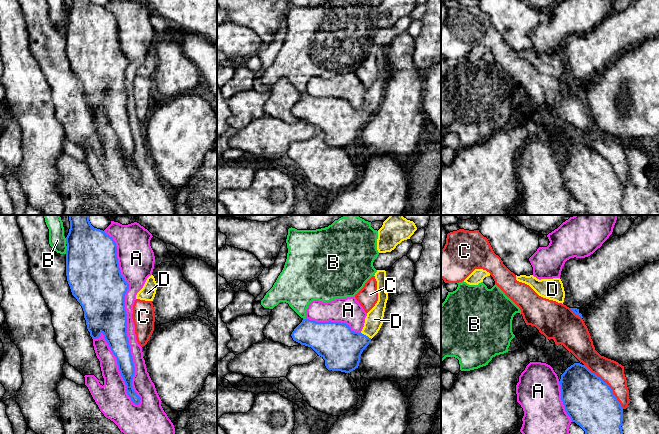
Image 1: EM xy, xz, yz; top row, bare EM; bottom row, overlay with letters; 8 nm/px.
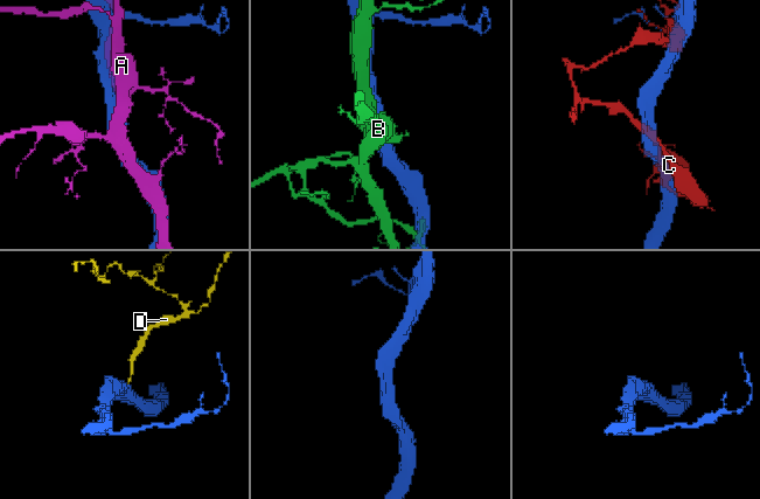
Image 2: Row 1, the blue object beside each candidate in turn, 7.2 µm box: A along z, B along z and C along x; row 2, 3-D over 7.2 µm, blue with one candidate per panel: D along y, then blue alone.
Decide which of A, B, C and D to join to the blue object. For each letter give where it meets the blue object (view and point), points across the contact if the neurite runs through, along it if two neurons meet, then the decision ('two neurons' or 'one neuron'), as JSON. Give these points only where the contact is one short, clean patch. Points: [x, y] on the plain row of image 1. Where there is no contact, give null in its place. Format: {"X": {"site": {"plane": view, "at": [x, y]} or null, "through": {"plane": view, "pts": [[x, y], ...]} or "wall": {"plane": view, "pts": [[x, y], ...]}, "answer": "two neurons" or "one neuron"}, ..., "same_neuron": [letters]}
{"A": {"site": {"plane": "xy", "at": [126, 93]}, "answer": "two neurons"}, "B": {"site": {"plane": "xy", "at": [66, 26]}, "answer": "two neurons"}, "C": {"site": {"plane": "yz", "at": [608, 161]}, "answer": "two neurons"}, "D": {"site": {"plane": "xz", "at": [365, 111]}, "through": {"plane": "xz", "pts": [[341, 124], [358, 118], [365, 111], [371, 104], [374, 95]]}, "answer": "one neuron"}, "same_neuron": ["D"]}

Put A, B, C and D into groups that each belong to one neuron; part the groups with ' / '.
A / B / C / D

